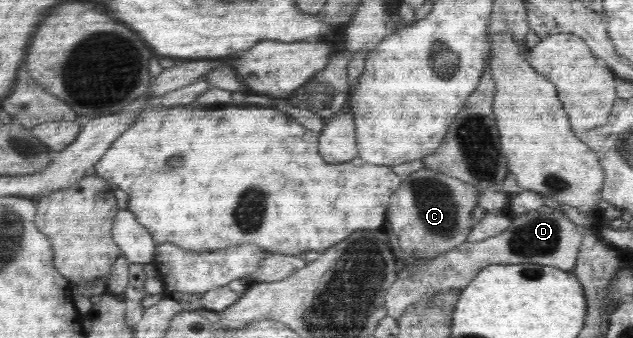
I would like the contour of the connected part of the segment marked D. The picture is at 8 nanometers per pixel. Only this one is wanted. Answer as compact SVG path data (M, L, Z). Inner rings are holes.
M544 206L512 219L512 224L496 236L480 242L463 242L437 257L414 261L397 273L397 279L384 294L387 316L397 321L414 304L426 304L434 294L442 290L464 290L474 276L490 264L524 264L533 262L544 266L556 266L570 272L577 263L582 244L580 226L572 223L561 208Z

